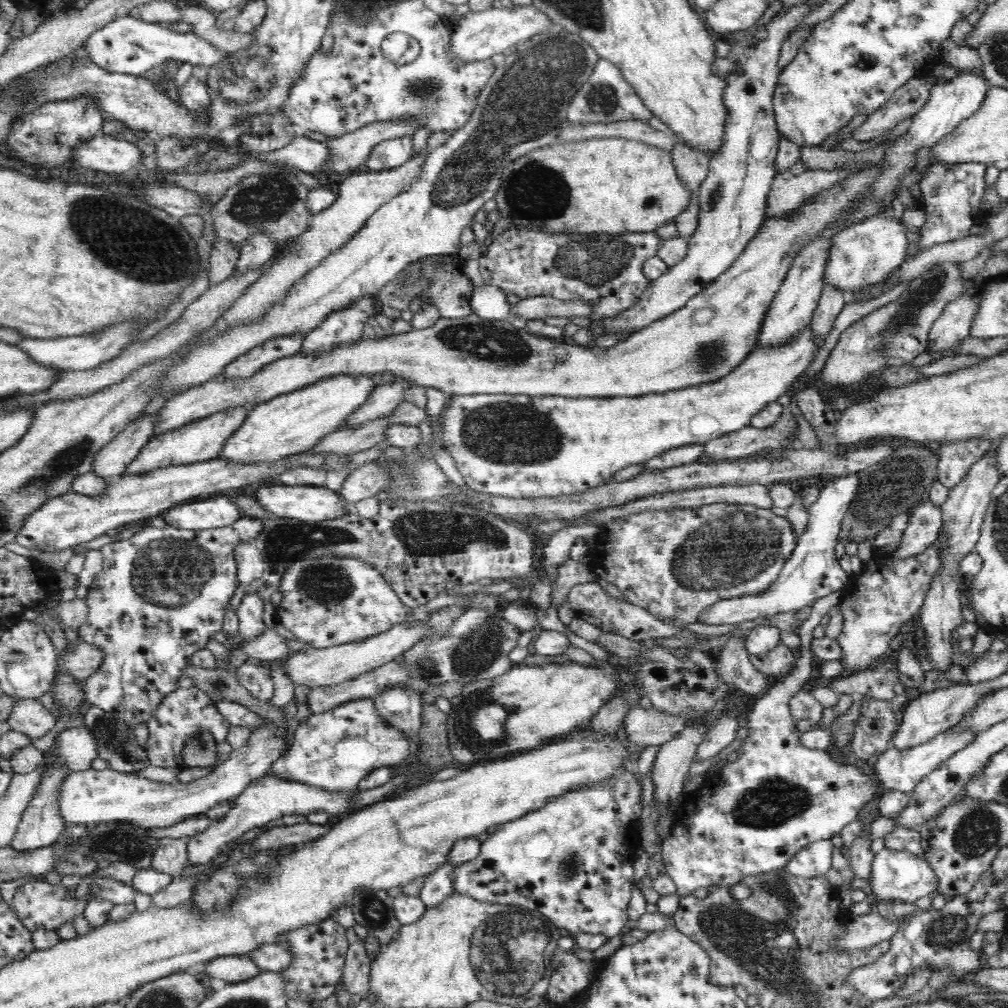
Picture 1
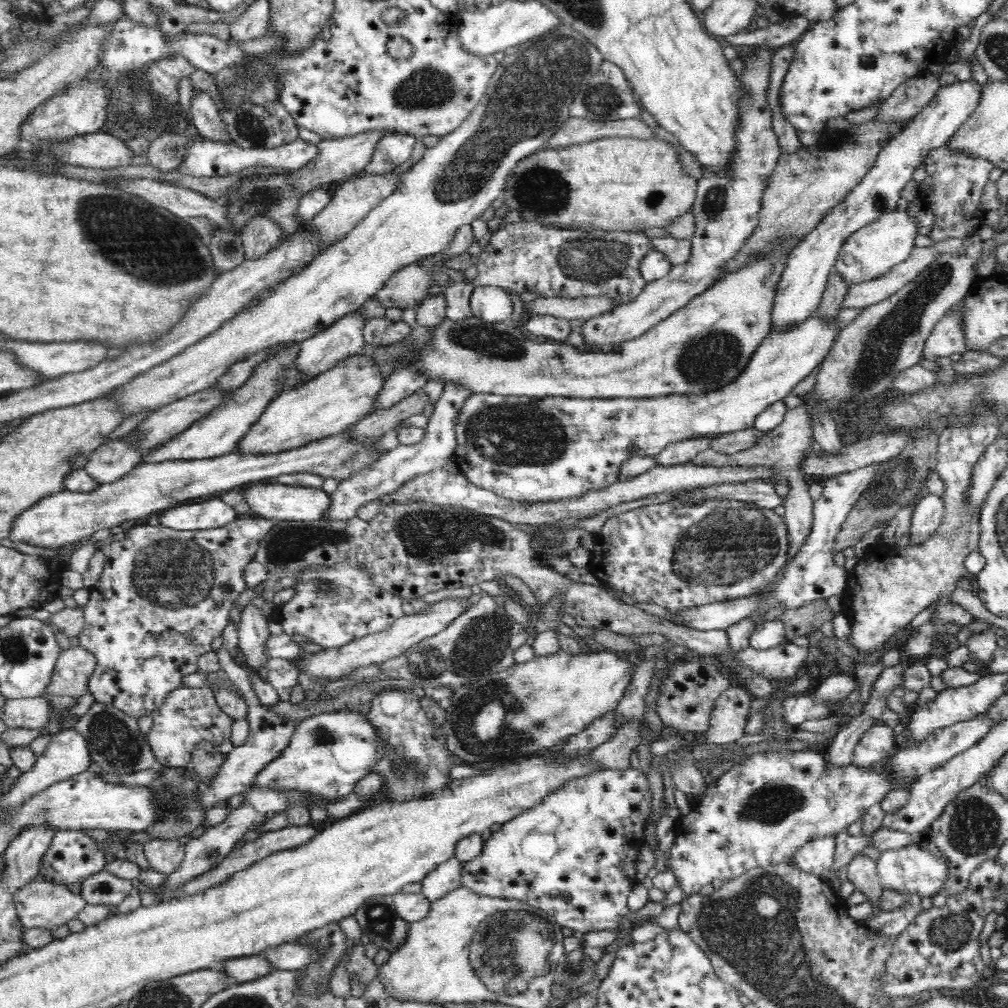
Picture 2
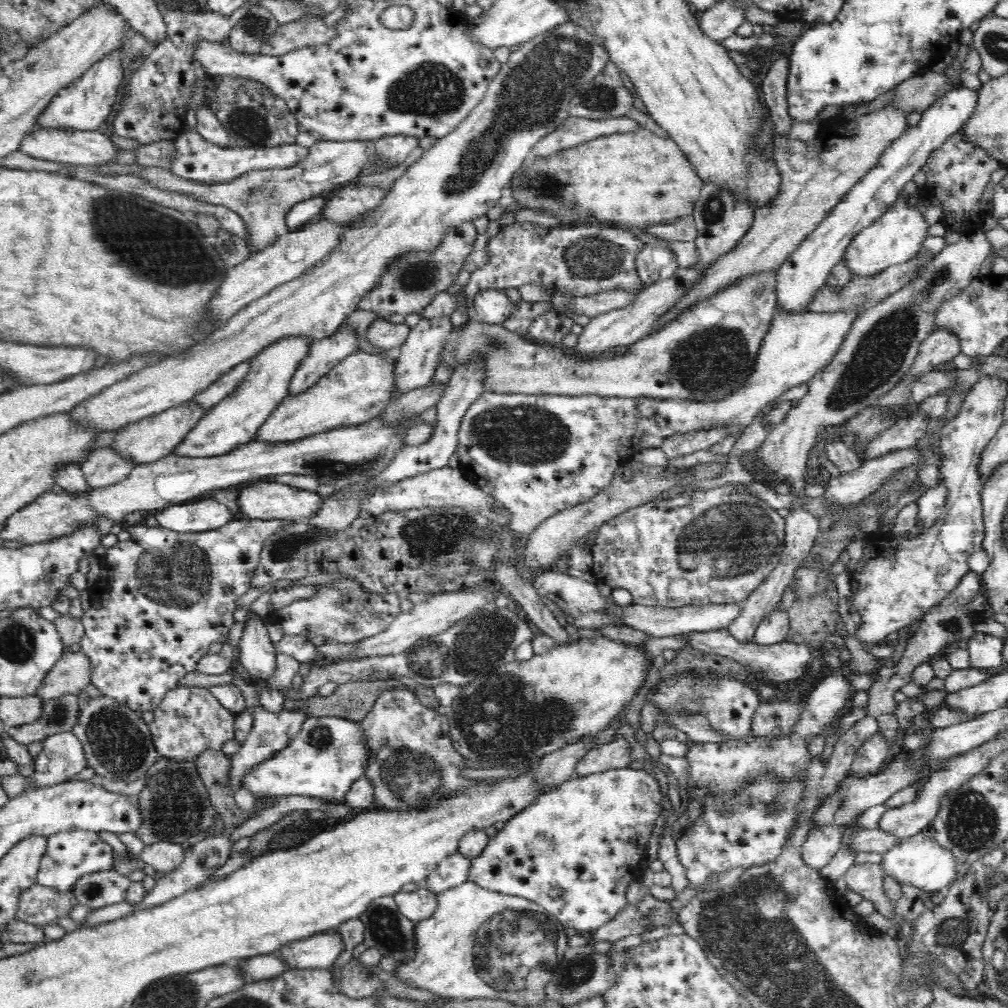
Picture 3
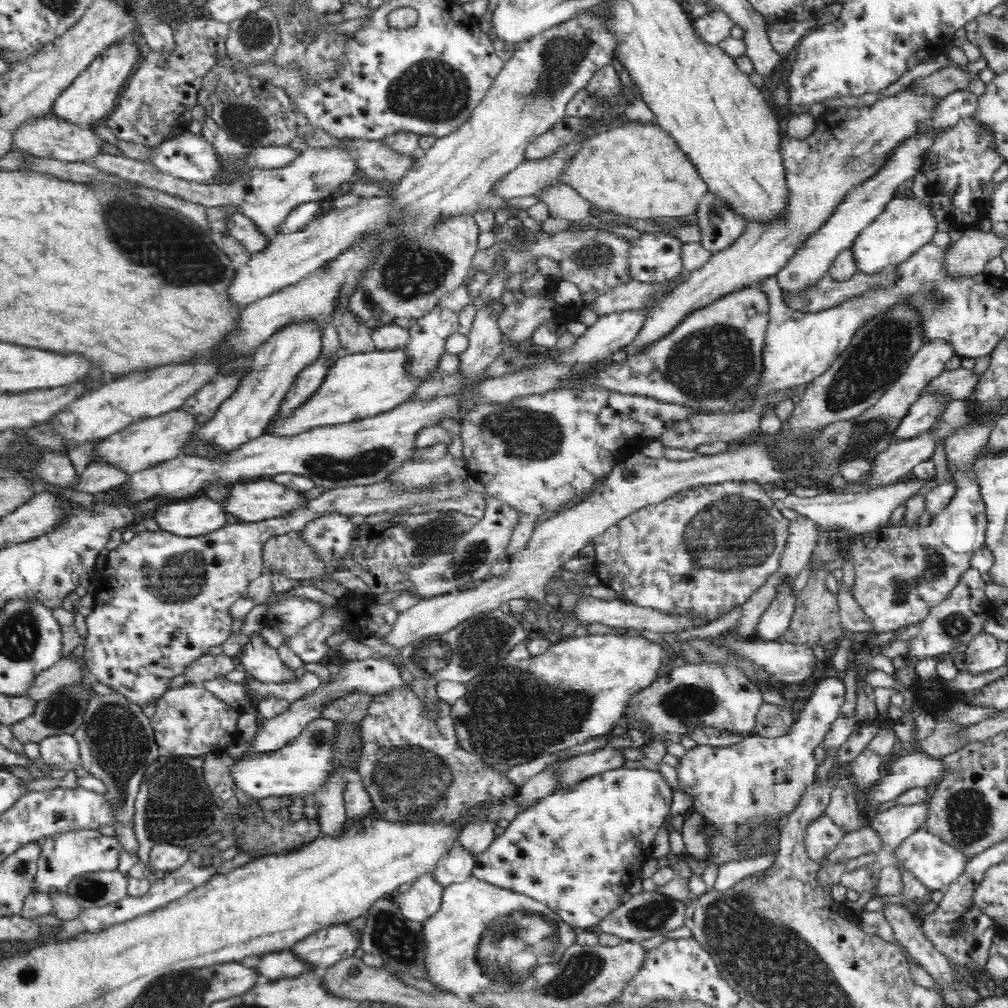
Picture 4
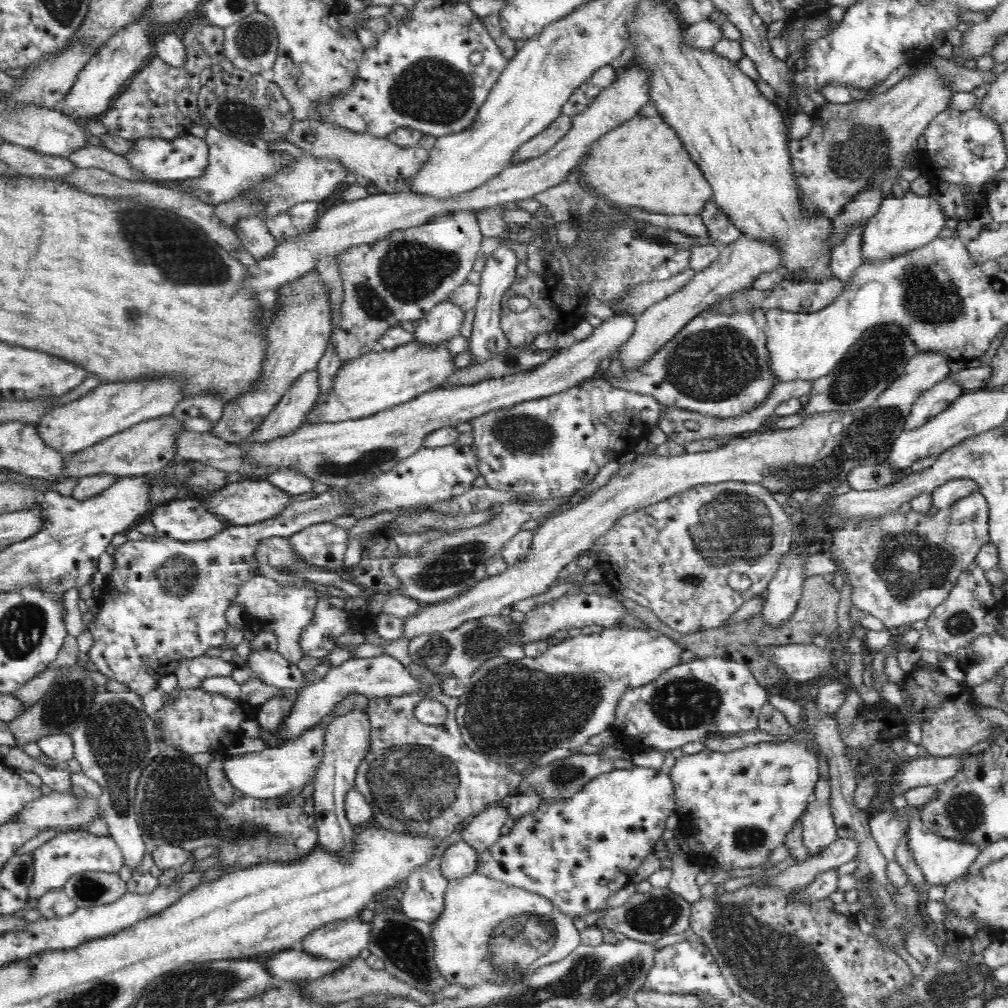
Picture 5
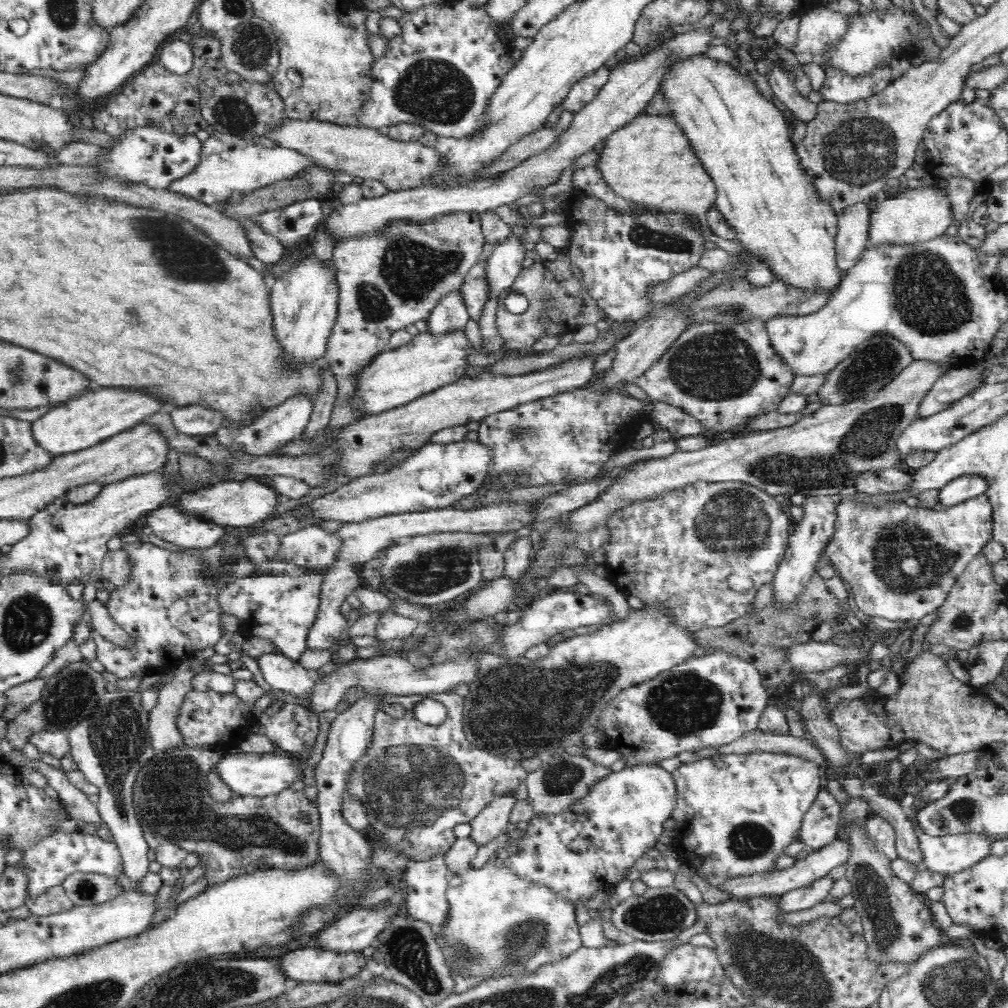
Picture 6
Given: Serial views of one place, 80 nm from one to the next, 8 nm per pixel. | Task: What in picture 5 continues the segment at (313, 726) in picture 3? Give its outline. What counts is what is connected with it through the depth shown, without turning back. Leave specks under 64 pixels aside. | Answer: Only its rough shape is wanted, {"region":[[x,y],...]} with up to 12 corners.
{"region":[[326,729],[226,755],[242,796],[275,798],[315,780]]}

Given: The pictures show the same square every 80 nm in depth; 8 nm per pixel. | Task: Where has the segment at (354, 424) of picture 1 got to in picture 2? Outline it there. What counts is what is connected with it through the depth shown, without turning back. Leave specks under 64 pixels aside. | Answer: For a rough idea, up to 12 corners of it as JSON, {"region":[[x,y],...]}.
{"region":[[398,368],[377,394],[372,412],[387,409],[427,383]]}

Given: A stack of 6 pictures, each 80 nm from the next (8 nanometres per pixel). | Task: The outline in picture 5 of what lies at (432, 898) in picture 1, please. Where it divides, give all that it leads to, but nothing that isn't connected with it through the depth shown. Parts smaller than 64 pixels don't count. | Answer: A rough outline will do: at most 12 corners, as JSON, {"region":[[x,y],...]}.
{"region":[[466,840],[450,846],[442,860],[448,880],[476,871],[478,855]]}

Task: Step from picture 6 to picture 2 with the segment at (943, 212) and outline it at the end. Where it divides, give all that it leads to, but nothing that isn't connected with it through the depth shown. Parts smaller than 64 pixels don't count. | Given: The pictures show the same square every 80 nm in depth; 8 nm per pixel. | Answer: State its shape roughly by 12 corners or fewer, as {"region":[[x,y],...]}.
{"region":[[890,211],[846,238],[833,270],[847,286],[910,256],[916,230]]}

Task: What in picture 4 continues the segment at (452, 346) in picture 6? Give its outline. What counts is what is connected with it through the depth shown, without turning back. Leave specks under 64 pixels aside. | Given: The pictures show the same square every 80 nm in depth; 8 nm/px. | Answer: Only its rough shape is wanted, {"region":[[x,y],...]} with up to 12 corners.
{"region":[[406,347],[354,353],[271,435],[373,417],[426,381]]}

